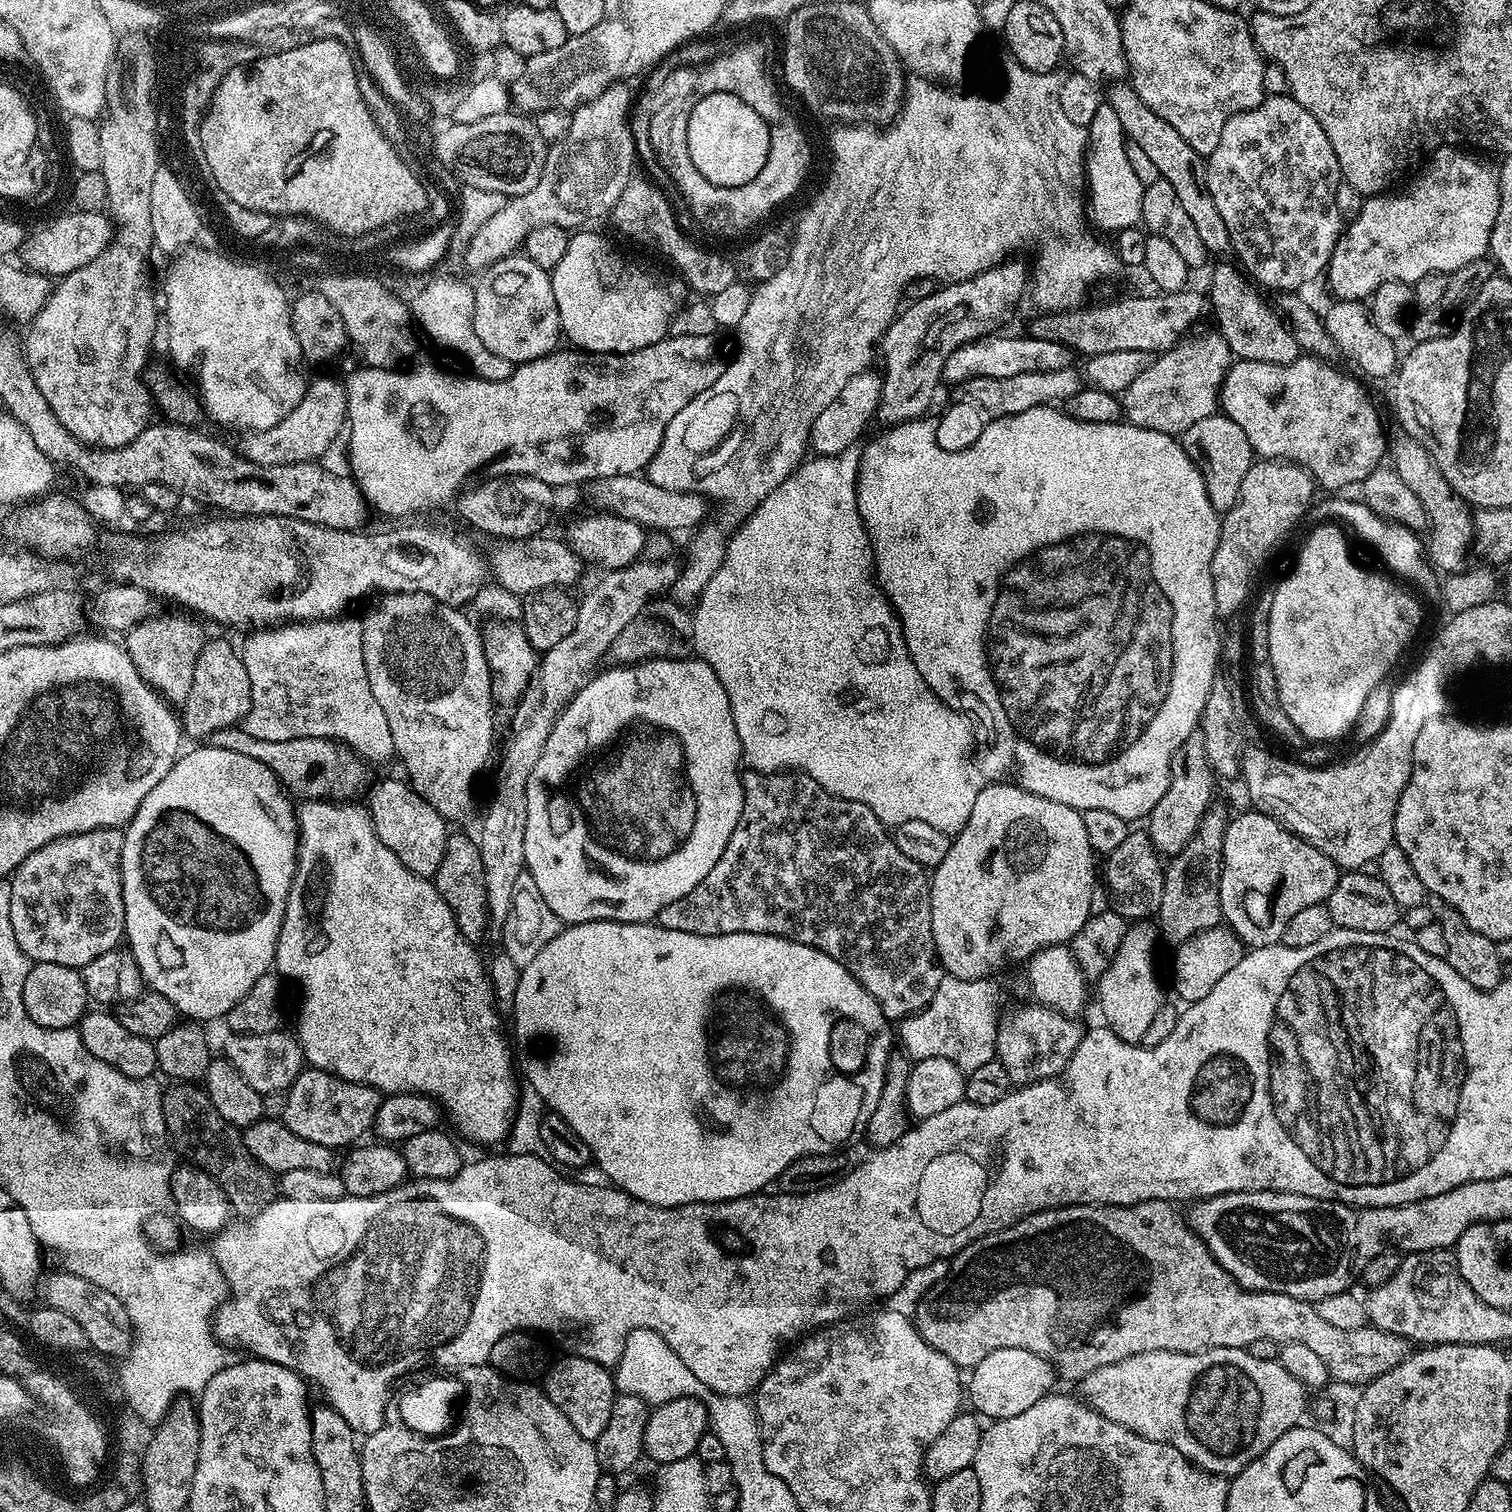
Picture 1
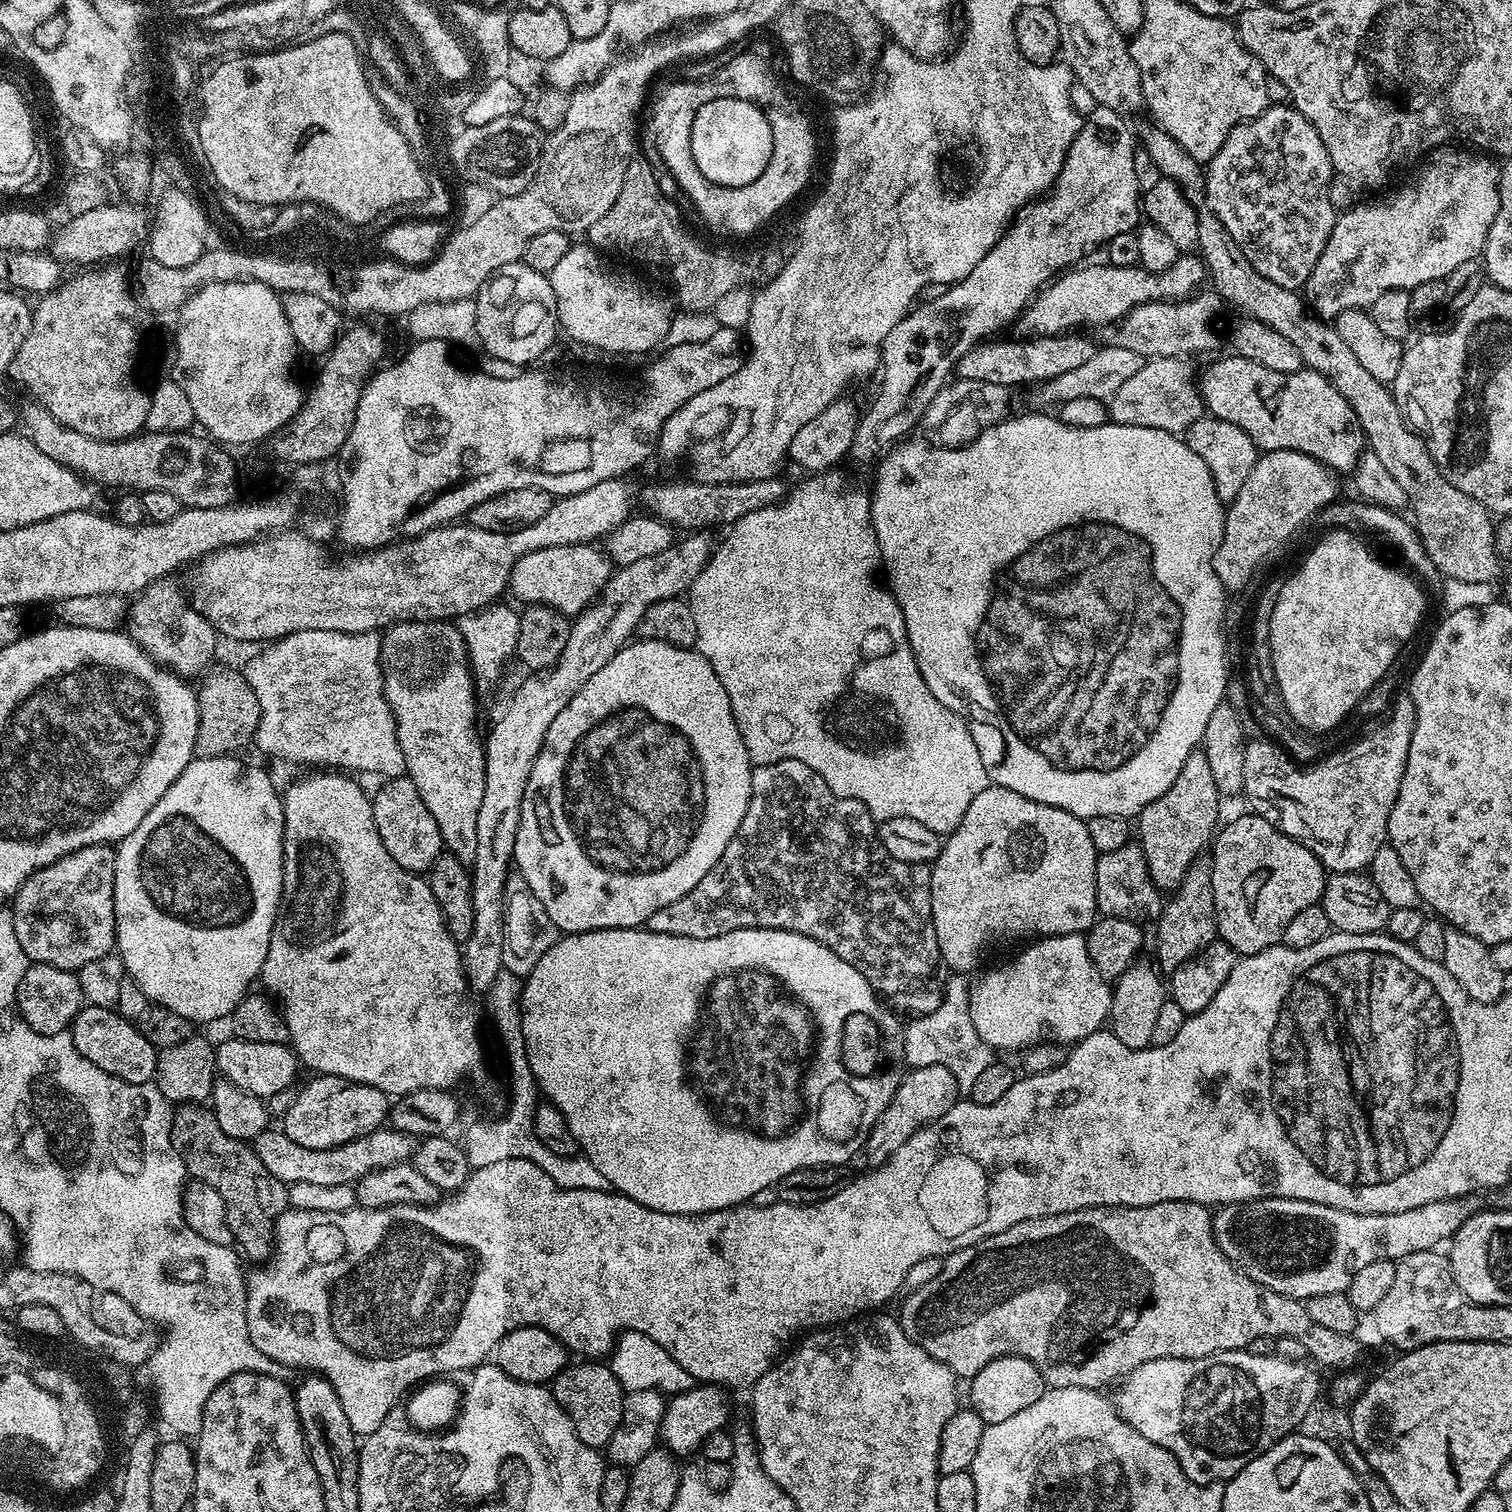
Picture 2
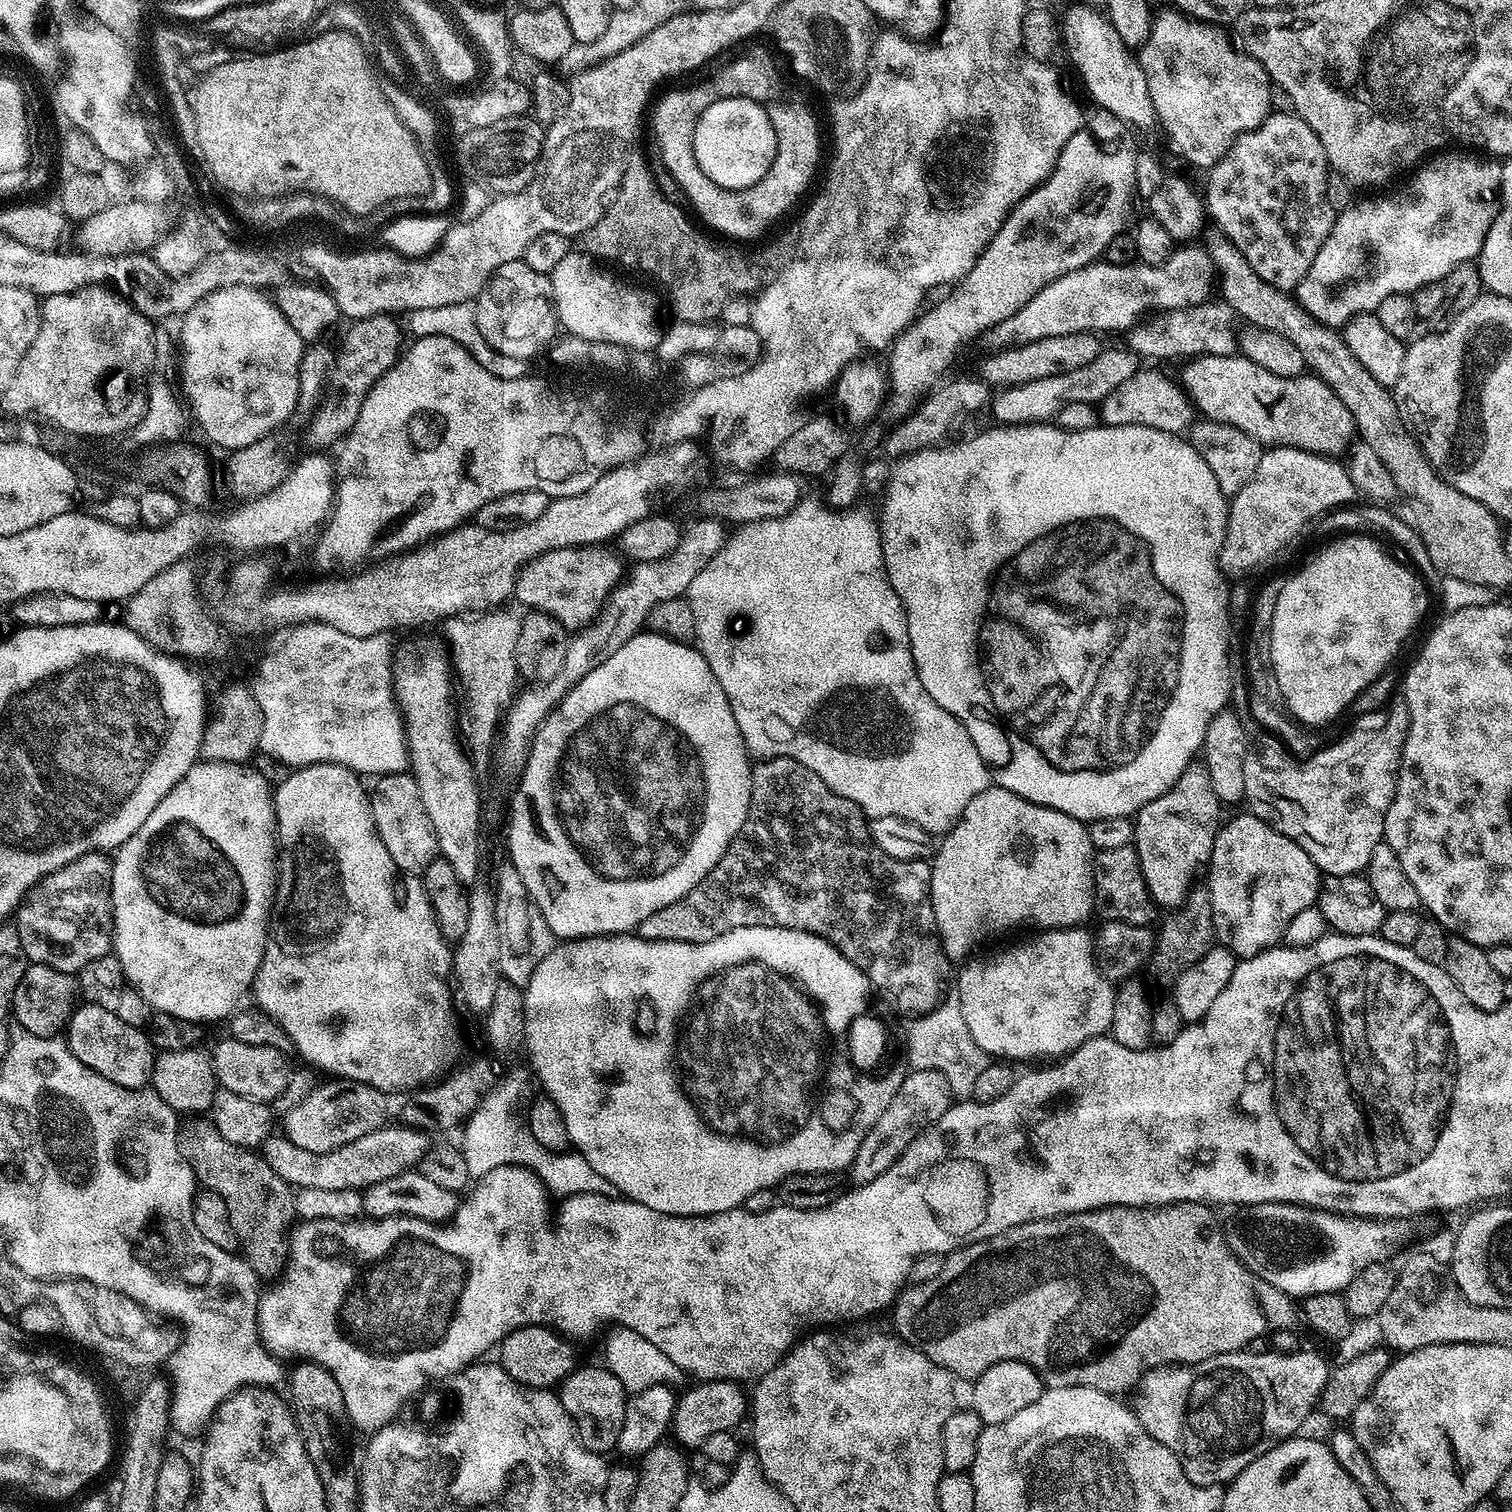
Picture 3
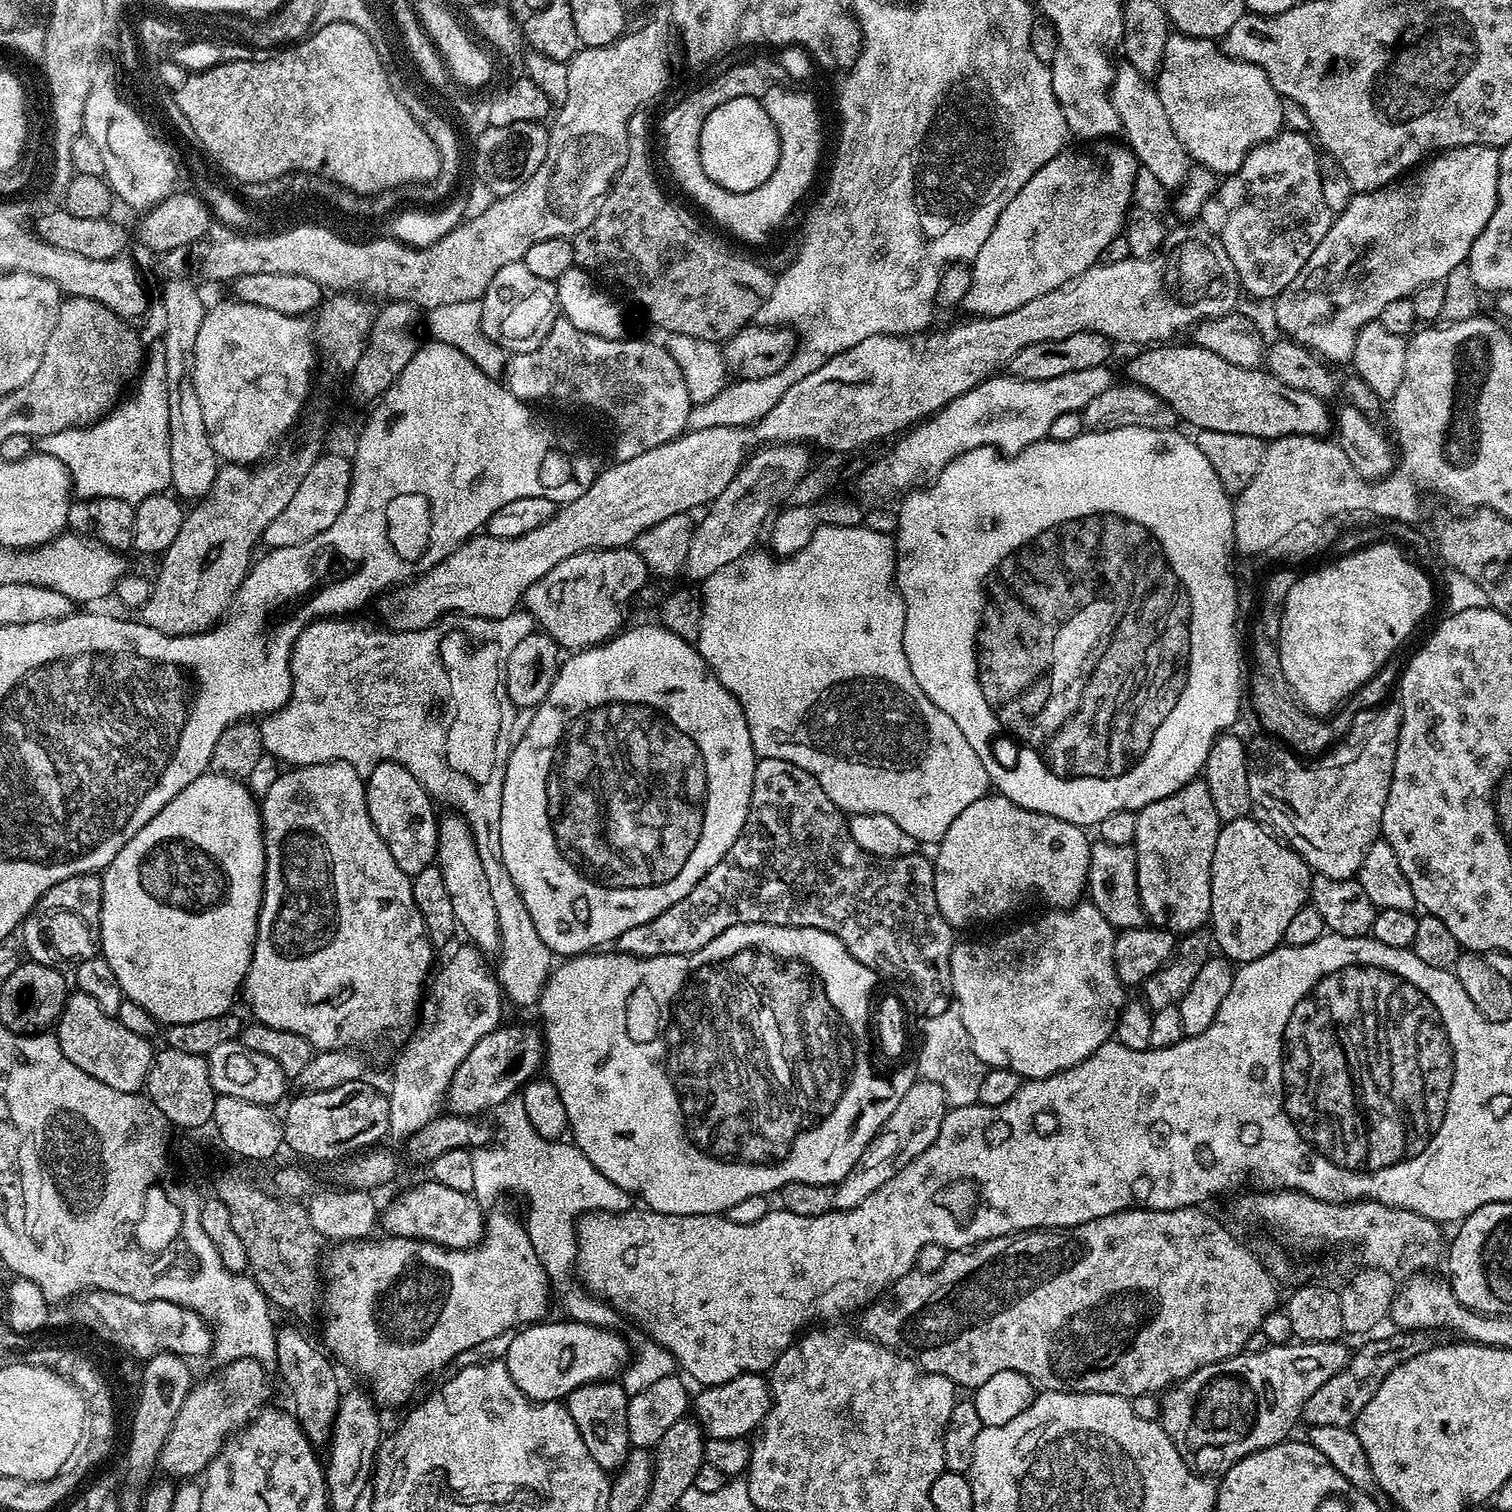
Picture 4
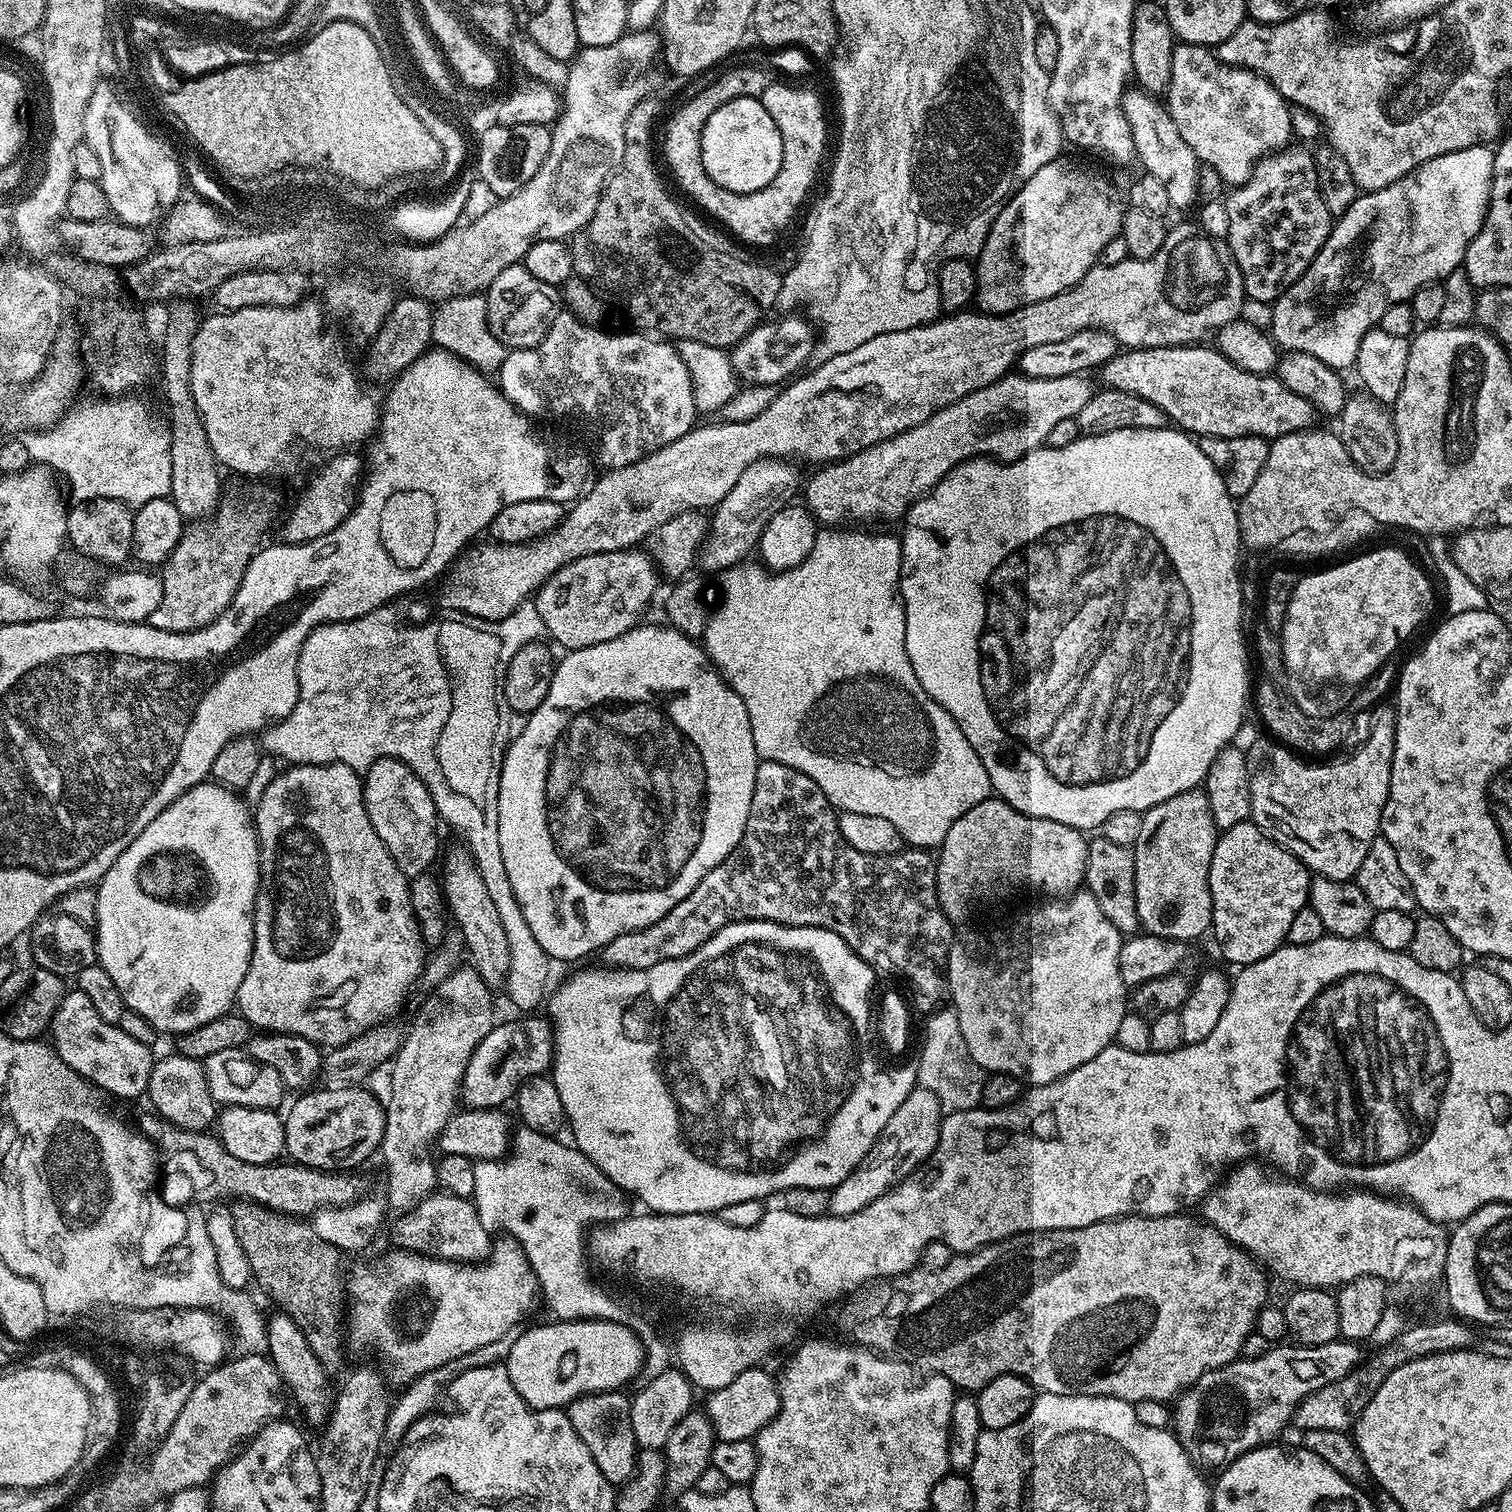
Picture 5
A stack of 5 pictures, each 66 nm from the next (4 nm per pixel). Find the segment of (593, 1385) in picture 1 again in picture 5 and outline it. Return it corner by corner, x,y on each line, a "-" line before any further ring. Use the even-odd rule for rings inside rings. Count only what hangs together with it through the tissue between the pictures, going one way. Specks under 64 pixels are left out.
623,1391
596,1392
590,1396
579,1396
568,1405
566,1411
570,1418
570,1426
586,1442
586,1450
594,1454
594,1462
598,1462
598,1470
614,1486
626,1483
636,1469
638,1445
634,1438
634,1422
630,1422
632,1401

